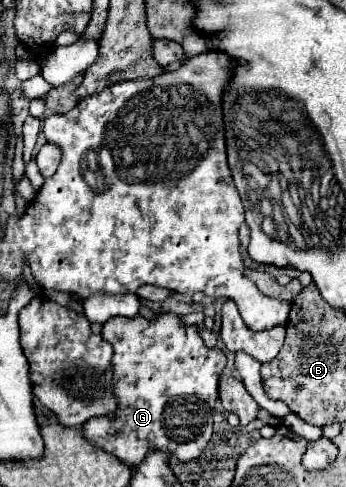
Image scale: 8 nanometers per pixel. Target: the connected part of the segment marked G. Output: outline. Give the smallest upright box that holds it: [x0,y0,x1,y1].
[85,314,225,466]

